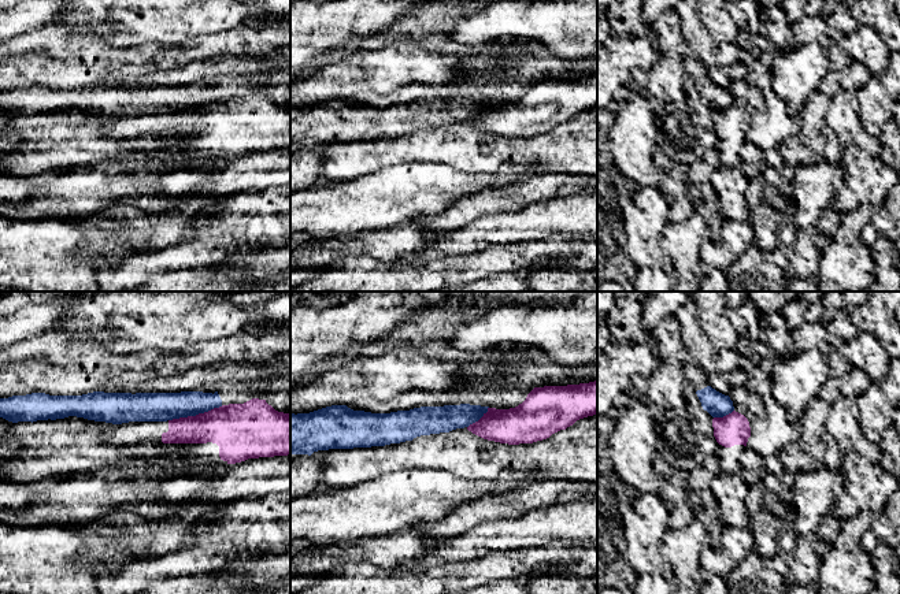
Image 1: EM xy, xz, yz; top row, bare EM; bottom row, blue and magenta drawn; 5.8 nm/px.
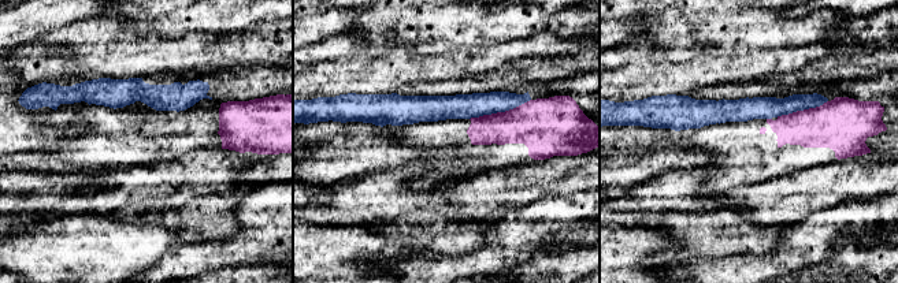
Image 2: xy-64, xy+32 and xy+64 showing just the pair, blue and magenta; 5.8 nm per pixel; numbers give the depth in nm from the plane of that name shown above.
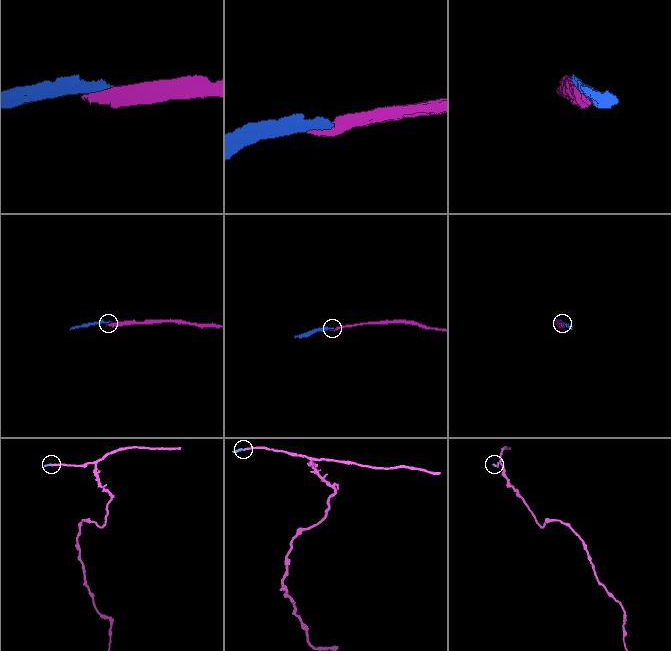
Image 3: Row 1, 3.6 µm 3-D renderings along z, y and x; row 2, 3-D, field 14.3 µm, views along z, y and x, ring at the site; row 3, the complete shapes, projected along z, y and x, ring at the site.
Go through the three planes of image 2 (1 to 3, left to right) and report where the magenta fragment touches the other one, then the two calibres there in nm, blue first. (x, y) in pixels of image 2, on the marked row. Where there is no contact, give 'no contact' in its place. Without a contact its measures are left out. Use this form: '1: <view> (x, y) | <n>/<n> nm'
1: no contact
2: xy+32 (500, 111) | 140/300 nm
3: xy+64 (801, 110) | 130/300 nm

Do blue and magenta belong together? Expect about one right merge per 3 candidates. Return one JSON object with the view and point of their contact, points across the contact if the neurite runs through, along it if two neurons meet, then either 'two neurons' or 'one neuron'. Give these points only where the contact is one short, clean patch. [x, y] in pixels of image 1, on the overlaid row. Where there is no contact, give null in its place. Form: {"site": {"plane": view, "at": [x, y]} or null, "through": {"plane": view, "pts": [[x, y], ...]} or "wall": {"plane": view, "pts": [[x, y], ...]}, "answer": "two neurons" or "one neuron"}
{"site": {"plane": "xy", "at": [195, 415]}, "wall": {"plane": "xy", "pts": [[222, 405], [169, 420]]}, "answer": "two neurons"}

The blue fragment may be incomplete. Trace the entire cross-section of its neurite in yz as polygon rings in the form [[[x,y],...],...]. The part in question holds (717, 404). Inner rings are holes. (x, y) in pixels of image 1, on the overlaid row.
[[[692,360],[684,365],[684,376],[696,391],[703,409],[712,417],[723,417],[734,411],[730,397],[712,389],[707,374]]]

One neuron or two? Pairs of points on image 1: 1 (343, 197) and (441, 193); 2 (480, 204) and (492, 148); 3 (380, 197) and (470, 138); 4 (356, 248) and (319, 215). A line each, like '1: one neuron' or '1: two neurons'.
1: one neuron
2: two neurons
3: two neurons
4: two neurons

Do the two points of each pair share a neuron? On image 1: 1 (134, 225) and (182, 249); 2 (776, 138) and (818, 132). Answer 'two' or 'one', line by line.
1: two
2: two

